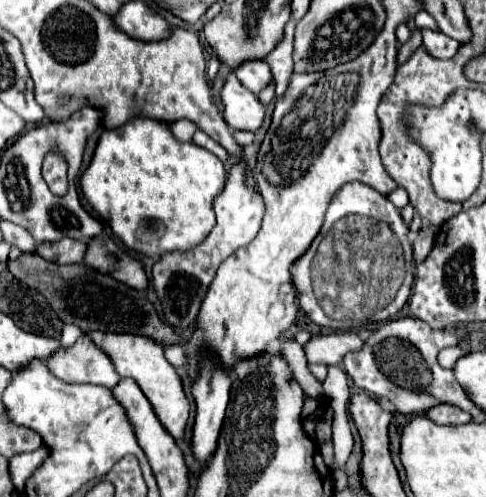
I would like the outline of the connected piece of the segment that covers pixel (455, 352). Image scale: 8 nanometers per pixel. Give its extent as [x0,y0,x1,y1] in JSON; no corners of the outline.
[439,347,465,369]

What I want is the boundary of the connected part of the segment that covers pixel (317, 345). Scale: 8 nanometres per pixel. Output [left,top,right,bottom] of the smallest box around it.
[305,333,363,365]

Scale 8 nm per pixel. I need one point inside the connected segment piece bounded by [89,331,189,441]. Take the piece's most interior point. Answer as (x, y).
(134, 357)

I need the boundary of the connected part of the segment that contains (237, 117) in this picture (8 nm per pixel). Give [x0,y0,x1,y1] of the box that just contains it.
[223,73,267,131]

